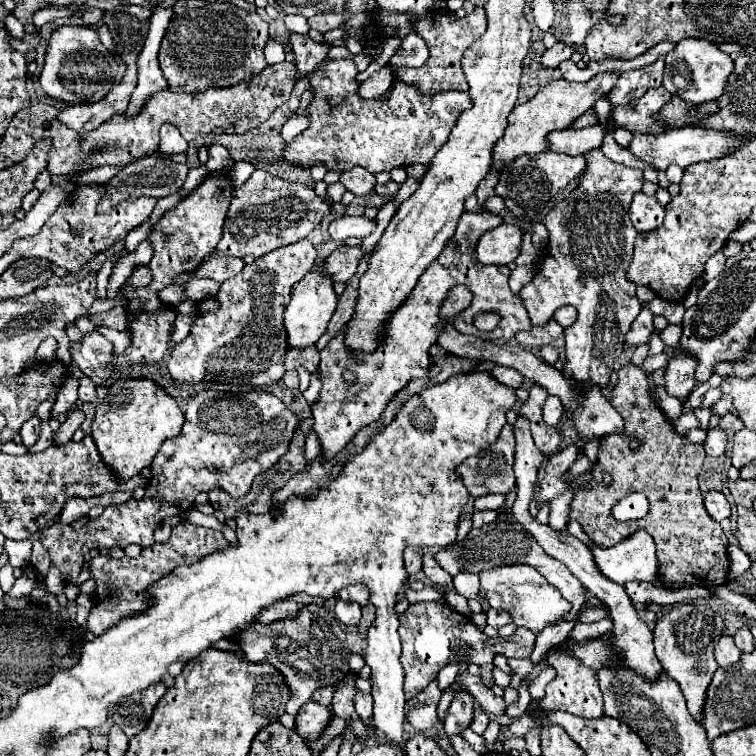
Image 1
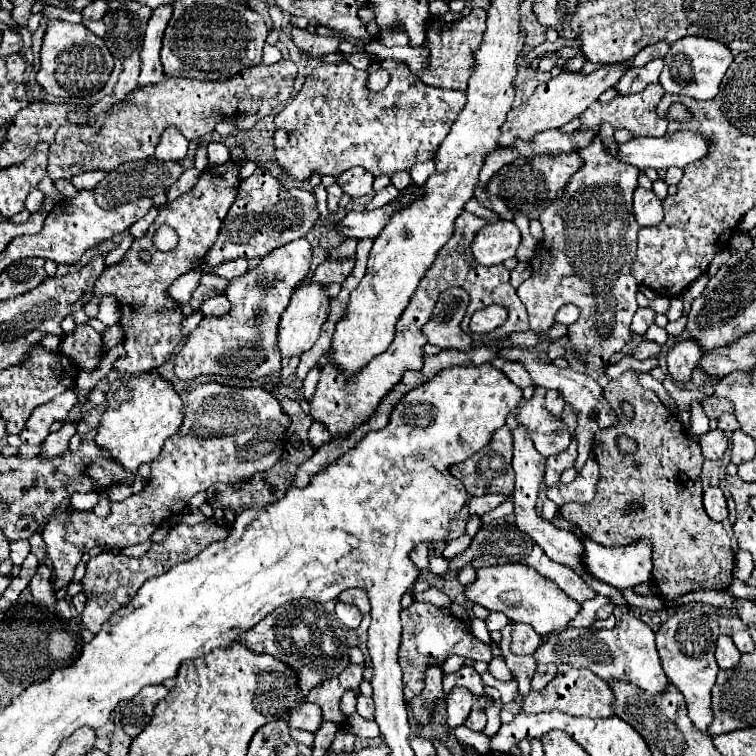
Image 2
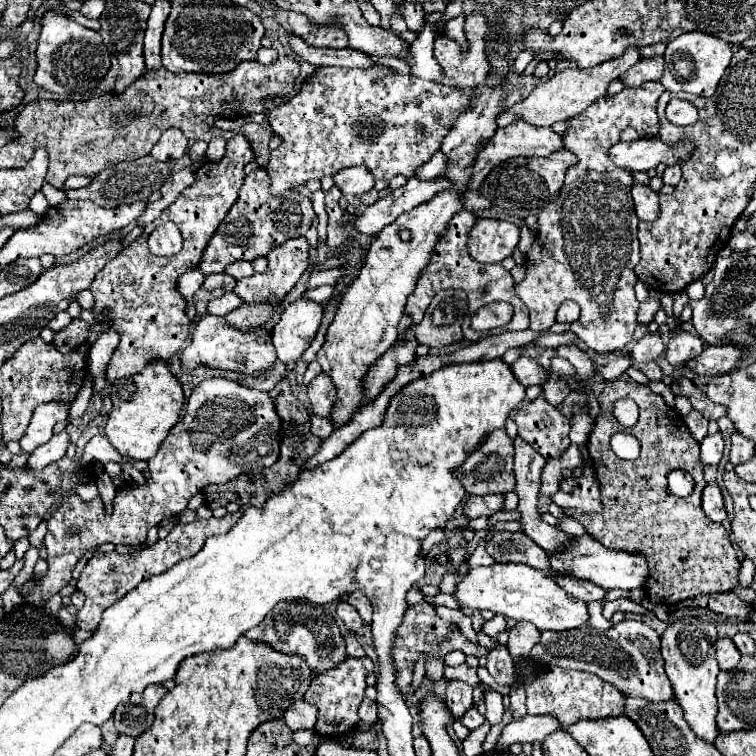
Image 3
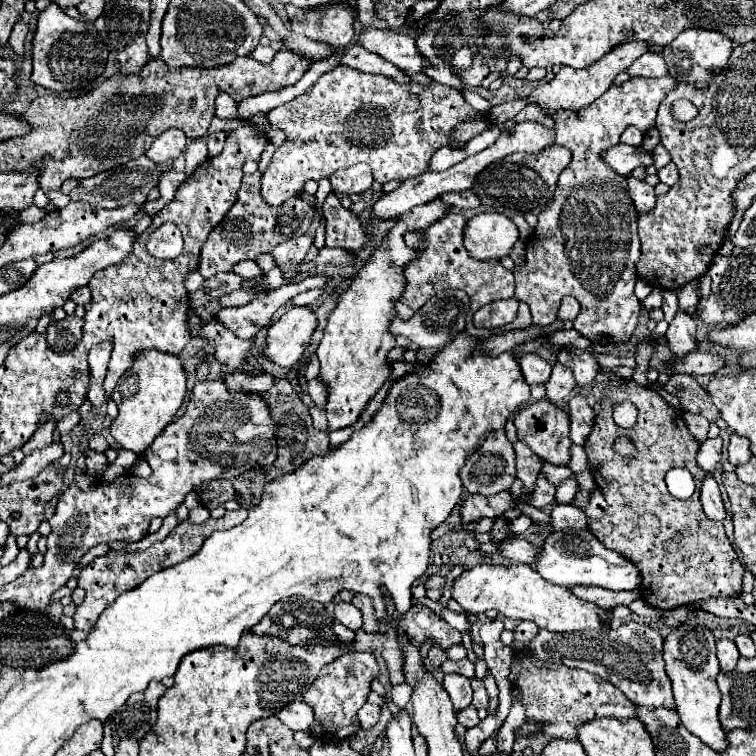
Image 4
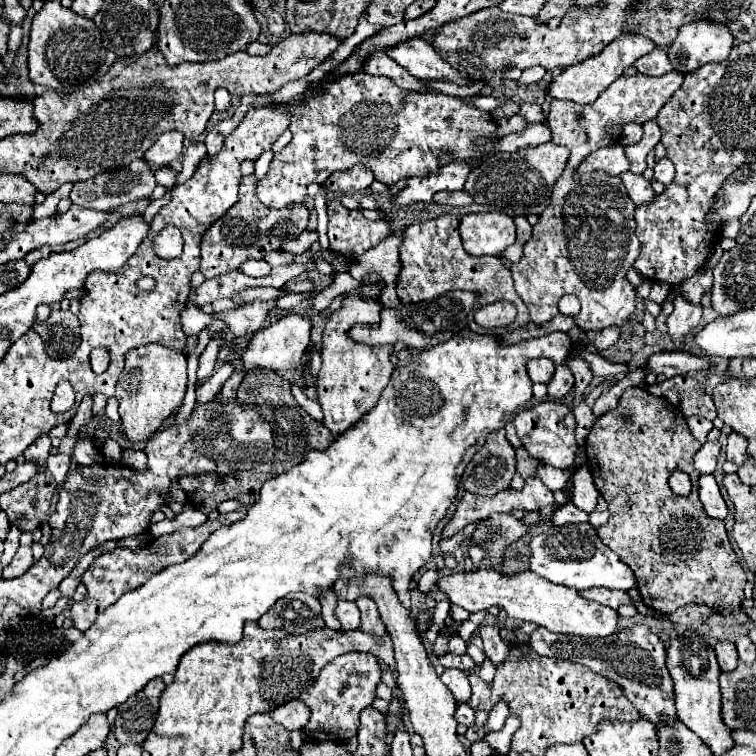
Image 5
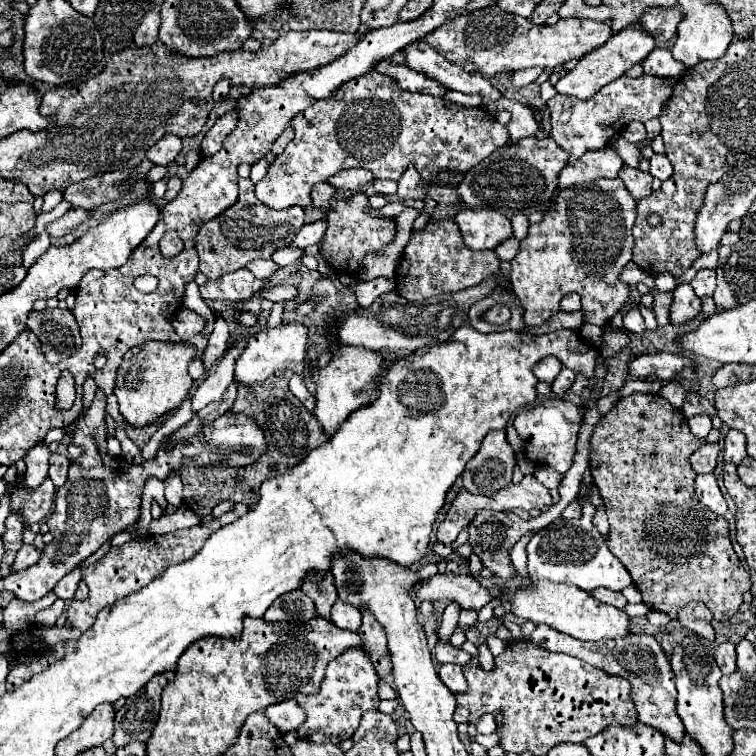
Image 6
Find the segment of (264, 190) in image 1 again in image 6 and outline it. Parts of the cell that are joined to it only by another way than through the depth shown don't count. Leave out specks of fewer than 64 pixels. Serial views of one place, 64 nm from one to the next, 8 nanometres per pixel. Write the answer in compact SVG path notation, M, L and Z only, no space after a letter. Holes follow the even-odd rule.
M240 178L240 198L234 206L212 218L196 236L196 250L200 254L200 272L208 278L220 278L226 272L244 268L254 258L270 258L276 246L290 246L292 238L304 226L304 208L290 206L288 210L272 210L264 206L256 194L250 178Z

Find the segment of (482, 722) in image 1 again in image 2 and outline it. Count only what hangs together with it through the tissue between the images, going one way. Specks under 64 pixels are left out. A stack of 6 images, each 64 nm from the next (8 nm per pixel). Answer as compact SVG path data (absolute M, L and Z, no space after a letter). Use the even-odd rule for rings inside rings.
M482 710L470 712L470 716L468 716L468 720L466 720L466 726L468 726L470 730L474 730L474 732L482 732L484 726L486 726L486 714L484 714Z

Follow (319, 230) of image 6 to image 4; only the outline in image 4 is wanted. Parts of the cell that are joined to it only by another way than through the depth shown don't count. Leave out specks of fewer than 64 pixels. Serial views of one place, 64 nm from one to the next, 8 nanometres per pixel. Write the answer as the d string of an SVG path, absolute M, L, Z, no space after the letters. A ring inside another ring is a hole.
M304 234L298 238L290 238L288 242L282 242L280 246L276 246L272 250L272 258L274 258L276 268L280 268L282 274L286 276L284 284L290 284L292 278L298 274L298 268L304 262L310 246L312 246L312 240Z

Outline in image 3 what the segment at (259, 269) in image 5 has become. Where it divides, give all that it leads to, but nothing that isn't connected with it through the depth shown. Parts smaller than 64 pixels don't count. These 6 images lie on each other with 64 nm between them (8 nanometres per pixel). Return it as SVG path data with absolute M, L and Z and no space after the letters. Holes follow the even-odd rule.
M246 260L234 262L234 264L228 266L228 270L226 270L226 274L230 274L230 276L236 278L236 280L240 280L240 278L244 278L244 276L250 276L252 272L254 272L254 268L252 268L252 264L246 262Z

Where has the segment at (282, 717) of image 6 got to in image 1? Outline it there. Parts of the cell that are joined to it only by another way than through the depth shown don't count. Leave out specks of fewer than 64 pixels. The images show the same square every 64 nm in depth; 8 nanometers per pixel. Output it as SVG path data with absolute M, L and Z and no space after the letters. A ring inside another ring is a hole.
M310 700L302 706L302 710L296 716L296 732L308 742L318 740L324 734L330 720L332 712L328 710L328 706L320 706L318 702Z

